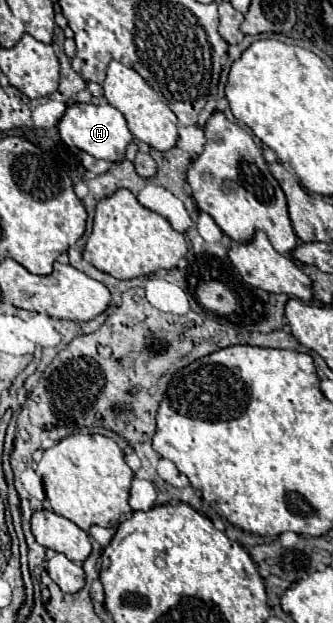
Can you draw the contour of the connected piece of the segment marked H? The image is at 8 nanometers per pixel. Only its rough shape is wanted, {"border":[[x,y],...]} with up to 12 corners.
{"border":[[70,104],[58,124],[68,146],[120,162],[134,136],[120,110]]}

